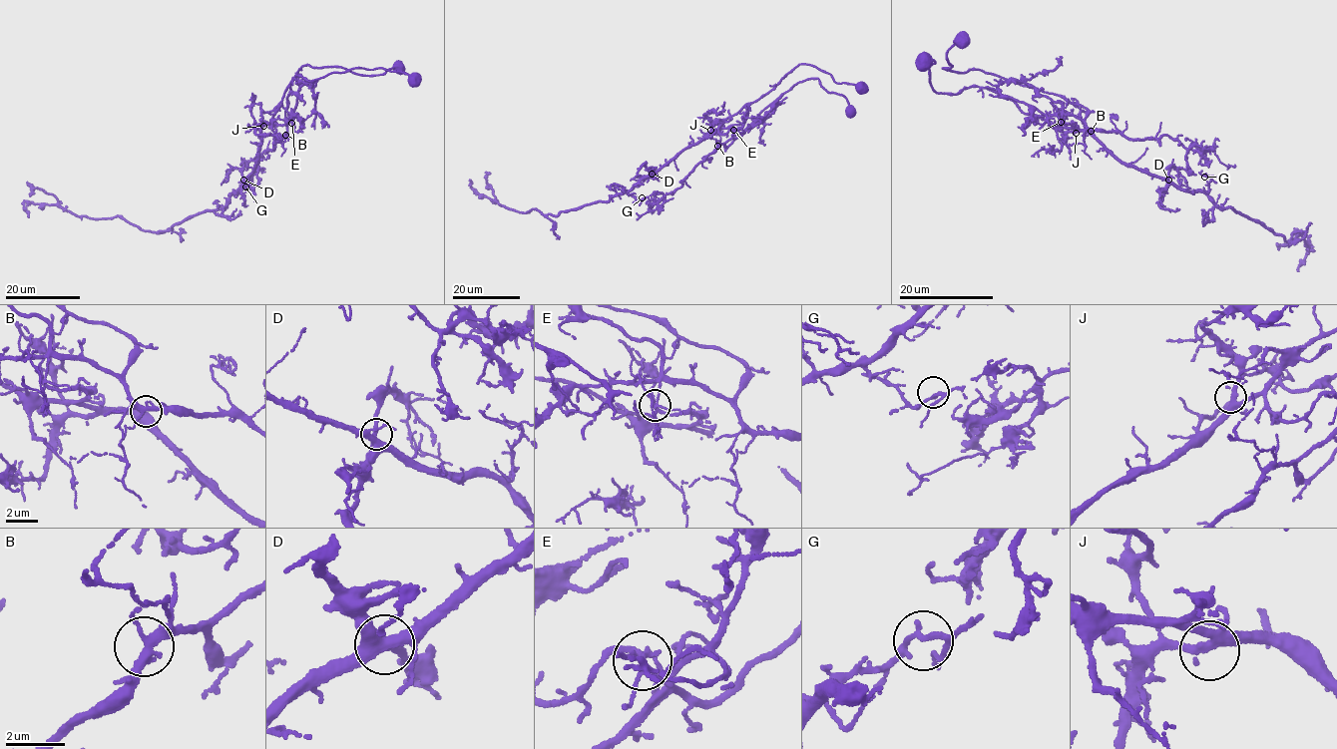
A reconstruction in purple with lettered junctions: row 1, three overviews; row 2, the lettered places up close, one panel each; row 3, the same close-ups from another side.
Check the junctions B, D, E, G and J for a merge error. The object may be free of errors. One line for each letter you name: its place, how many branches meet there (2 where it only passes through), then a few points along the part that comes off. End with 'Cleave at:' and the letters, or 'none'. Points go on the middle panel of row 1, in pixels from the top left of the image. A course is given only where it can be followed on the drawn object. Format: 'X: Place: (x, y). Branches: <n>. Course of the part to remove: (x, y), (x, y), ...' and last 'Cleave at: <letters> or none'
E: Place: (733, 130). Branches: 4. Course of the part to remove: (734, 130), (741, 134), (755, 123), (764, 108), (797, 83), (817, 78), (828, 92), (846, 99), (851, 117)
Cleave at: E

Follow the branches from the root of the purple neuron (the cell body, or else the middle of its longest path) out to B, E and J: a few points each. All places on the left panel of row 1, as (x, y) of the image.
B: (413, 81), (382, 68), (357, 67), (310, 82), (295, 75), (270, 122), (285, 124), (292, 117), (285, 135)
E: (413, 81), (406, 74), (382, 68), (357, 67), (310, 82), (295, 75), (270, 122), (280, 125), (291, 122)
J: (413, 81), (406, 74), (382, 68), (357, 67), (310, 82), (295, 75), (281, 104), (263, 126)

